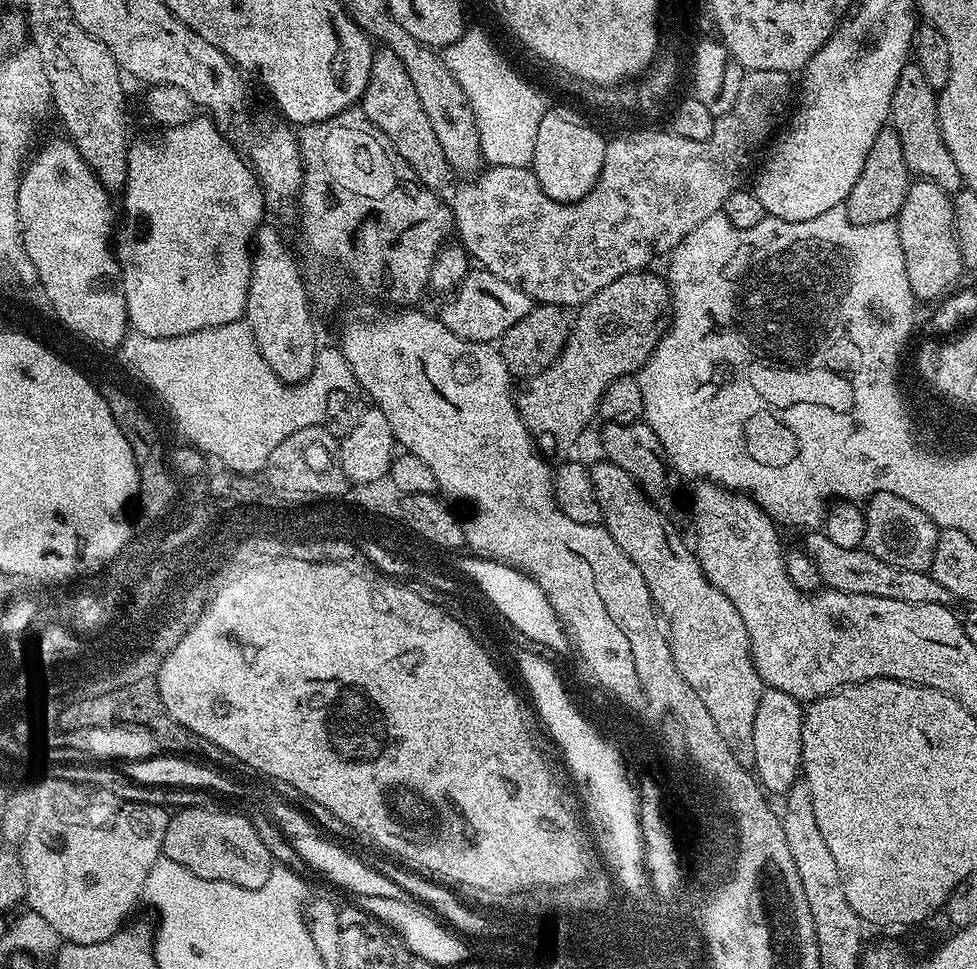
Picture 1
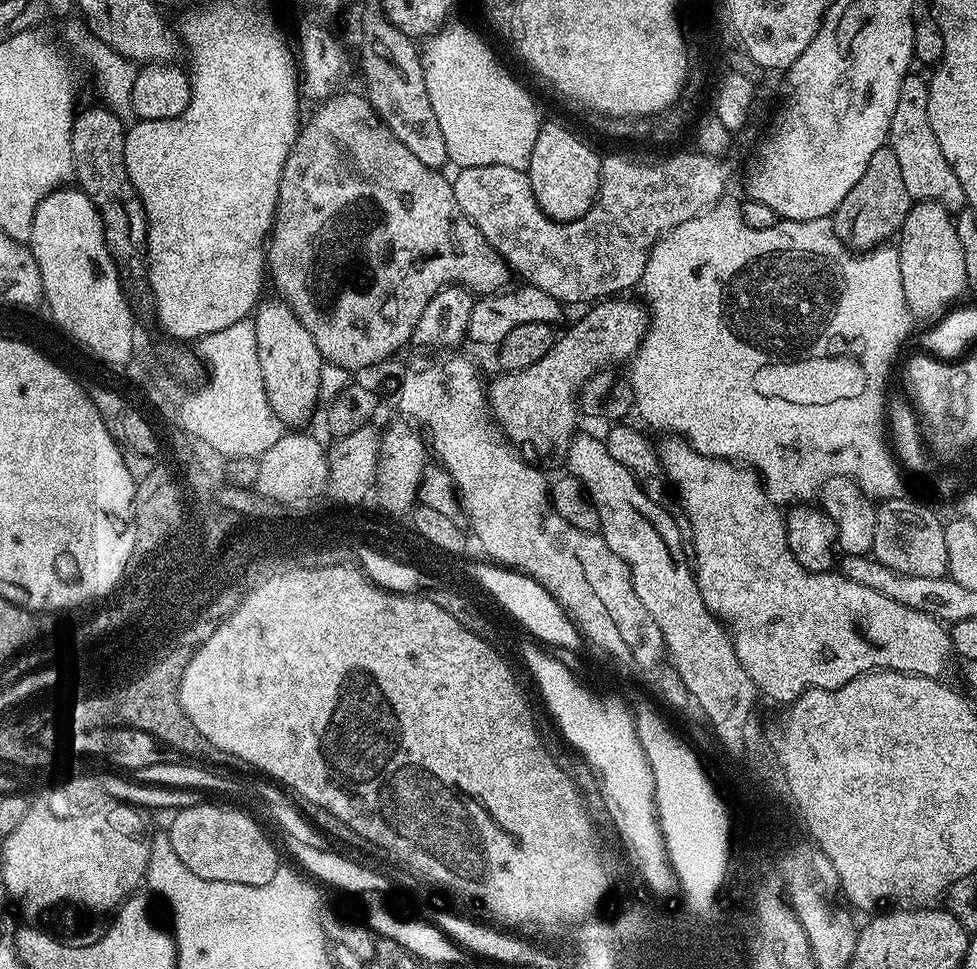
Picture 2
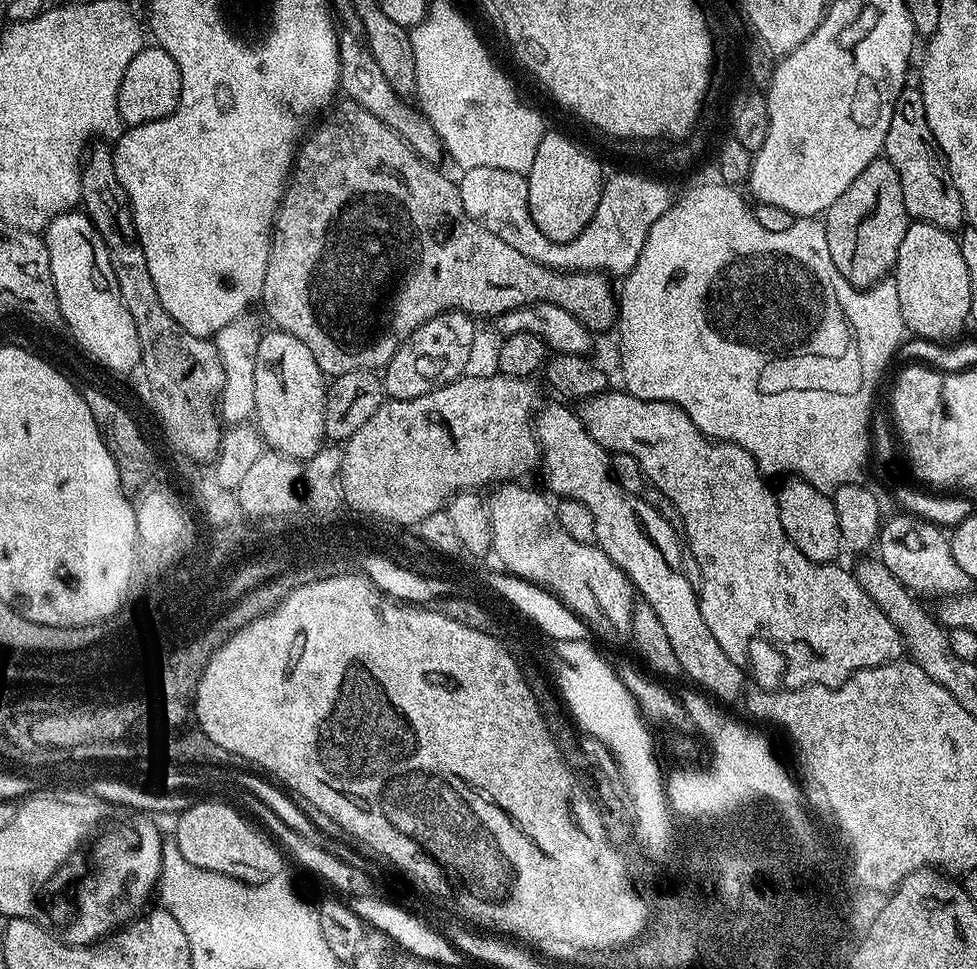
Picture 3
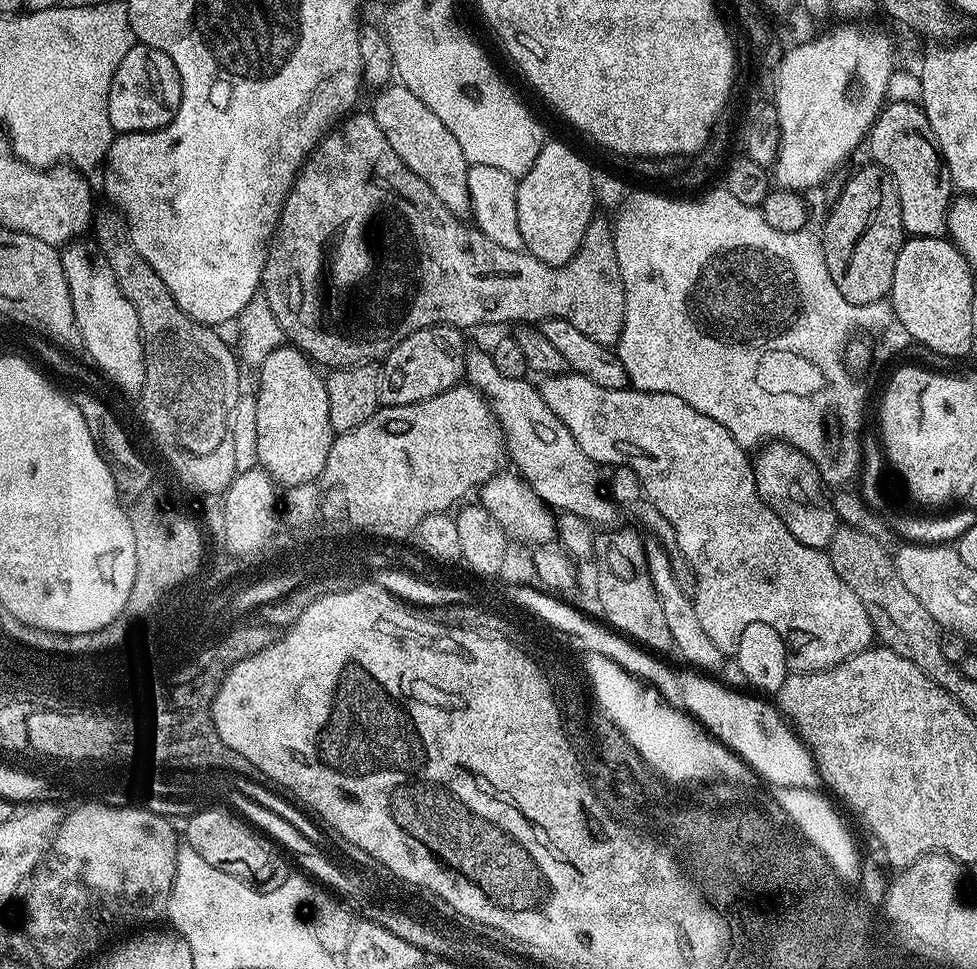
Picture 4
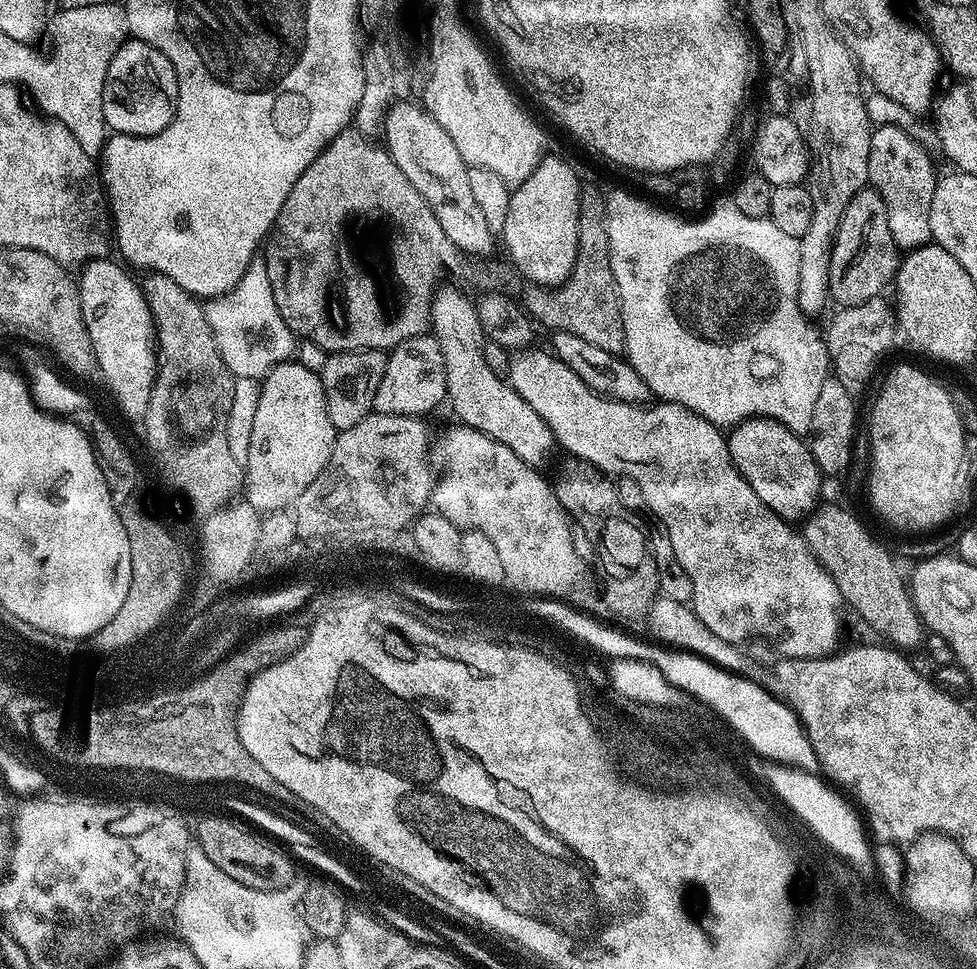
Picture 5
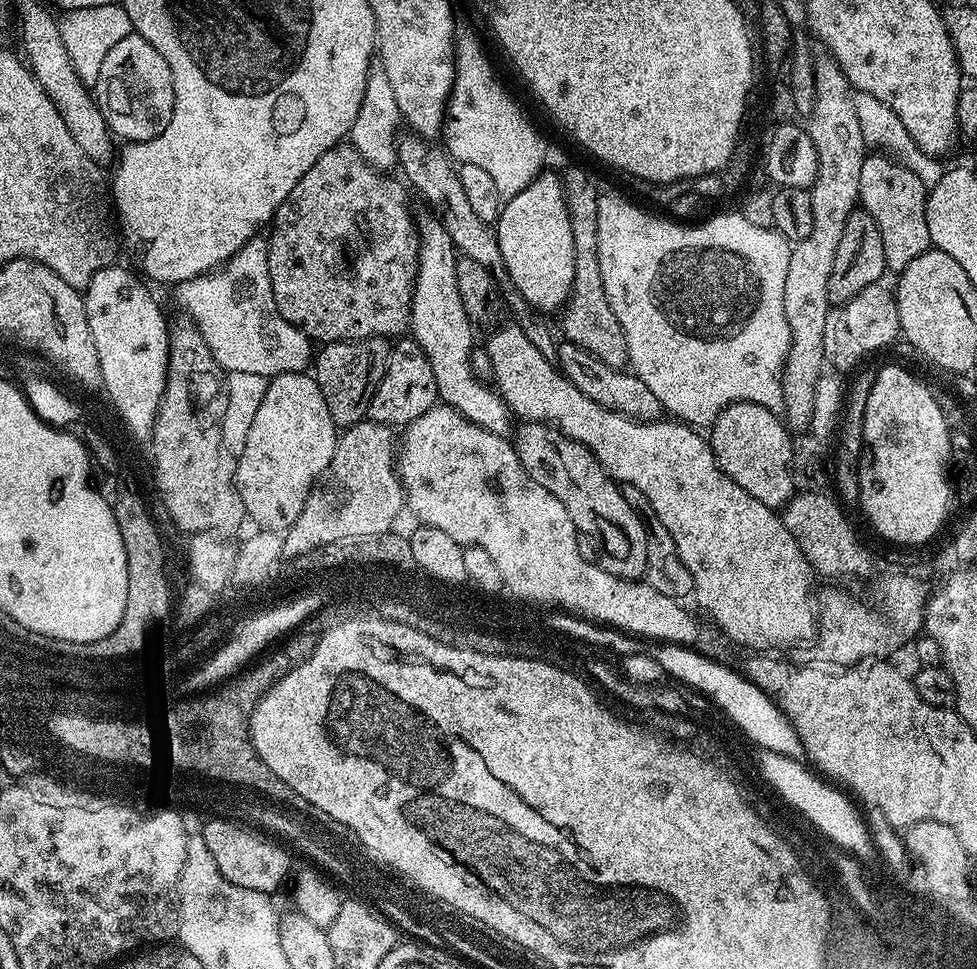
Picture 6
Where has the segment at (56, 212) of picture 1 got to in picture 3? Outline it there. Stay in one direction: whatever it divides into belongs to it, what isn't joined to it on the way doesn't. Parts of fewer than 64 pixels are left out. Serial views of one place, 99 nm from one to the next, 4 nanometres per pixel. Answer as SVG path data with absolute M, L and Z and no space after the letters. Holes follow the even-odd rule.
M80 210L53 215L42 239L50 254L50 274L54 278L58 306L62 318L74 330L76 344L80 348L88 347L88 352L95 354L93 365L98 366L104 360L101 369L126 366L133 357L138 330L130 310L126 310L126 302L122 302L118 278L114 278L114 266L110 266L110 254L92 219Z

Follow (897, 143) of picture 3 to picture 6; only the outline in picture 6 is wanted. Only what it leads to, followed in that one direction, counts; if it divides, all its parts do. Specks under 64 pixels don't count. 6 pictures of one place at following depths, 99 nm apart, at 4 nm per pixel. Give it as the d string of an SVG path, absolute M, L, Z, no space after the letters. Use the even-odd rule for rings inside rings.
M868 154L862 162L862 174L858 177L859 207L874 218L878 234L882 234L879 251L884 251L884 264L893 274L903 272L914 258L929 251L932 239L926 230L926 202L928 189L922 178L906 165L887 154Z

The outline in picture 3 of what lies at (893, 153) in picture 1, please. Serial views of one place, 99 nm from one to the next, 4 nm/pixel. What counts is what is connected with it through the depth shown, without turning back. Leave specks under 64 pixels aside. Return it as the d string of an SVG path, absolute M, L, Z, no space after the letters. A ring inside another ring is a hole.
M877 158L850 182L850 186L828 207L822 223L826 242L830 242L830 258L838 266L838 274L855 288L871 288L895 269L898 246L906 238L910 217L906 202L902 202L902 182L887 158Z

